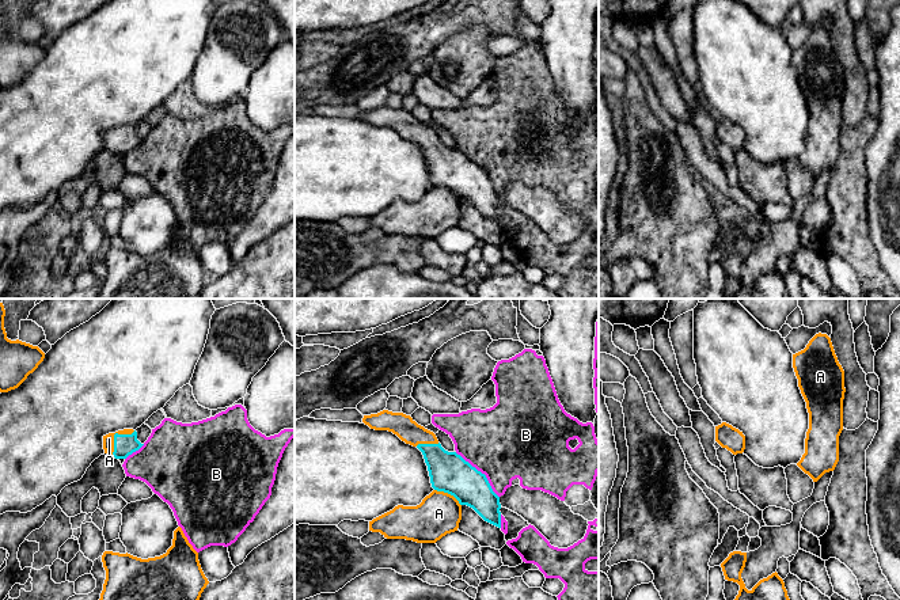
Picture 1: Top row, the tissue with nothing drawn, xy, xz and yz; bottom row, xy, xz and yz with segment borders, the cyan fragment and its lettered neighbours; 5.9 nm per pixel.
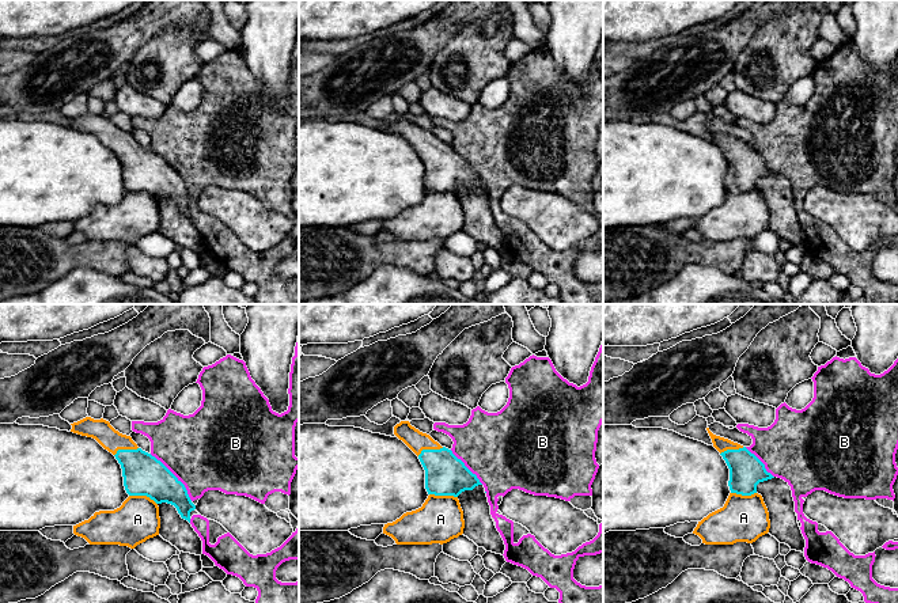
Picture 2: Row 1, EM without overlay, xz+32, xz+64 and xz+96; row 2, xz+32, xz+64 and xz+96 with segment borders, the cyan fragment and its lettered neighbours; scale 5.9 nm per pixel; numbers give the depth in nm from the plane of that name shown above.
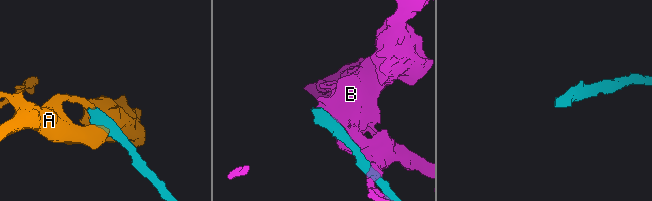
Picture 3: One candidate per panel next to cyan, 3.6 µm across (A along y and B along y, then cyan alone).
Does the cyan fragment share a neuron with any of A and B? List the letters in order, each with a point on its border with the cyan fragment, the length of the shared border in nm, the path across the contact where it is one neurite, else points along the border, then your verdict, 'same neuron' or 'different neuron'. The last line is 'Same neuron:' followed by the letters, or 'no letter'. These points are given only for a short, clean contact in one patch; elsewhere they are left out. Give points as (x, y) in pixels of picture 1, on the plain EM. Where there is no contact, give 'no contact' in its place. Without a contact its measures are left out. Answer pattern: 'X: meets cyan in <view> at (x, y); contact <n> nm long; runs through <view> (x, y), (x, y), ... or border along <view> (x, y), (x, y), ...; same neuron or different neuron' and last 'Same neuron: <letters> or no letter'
A: meets cyan in xy at (114, 130); contact 200 nm long; same neuron
B: meets cyan in xz at (479, 167); contact 380 nm long; different neuron
Same neuron: A

